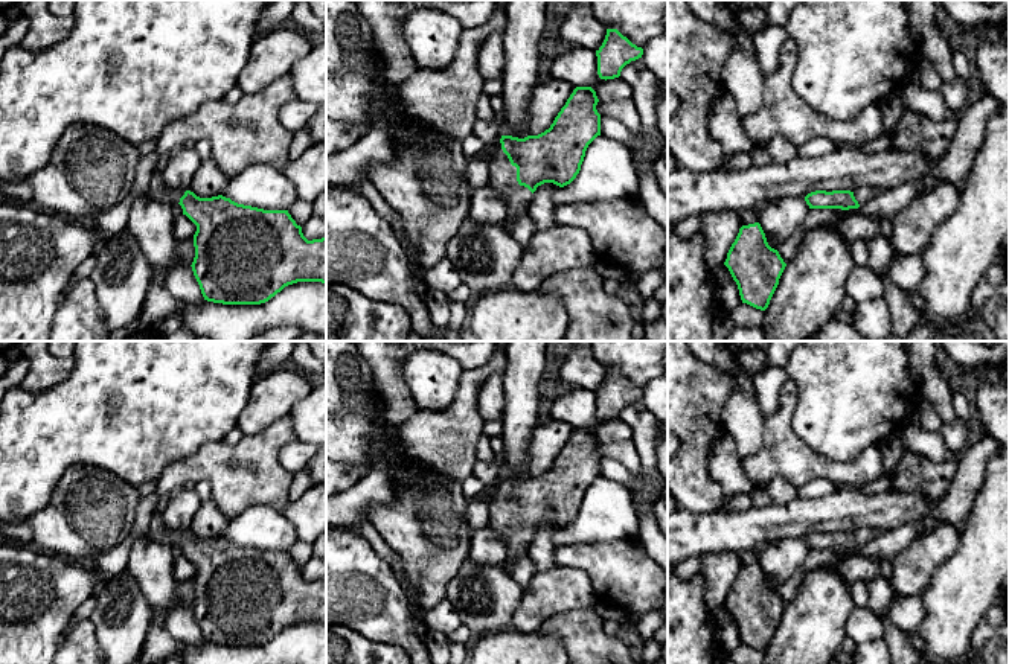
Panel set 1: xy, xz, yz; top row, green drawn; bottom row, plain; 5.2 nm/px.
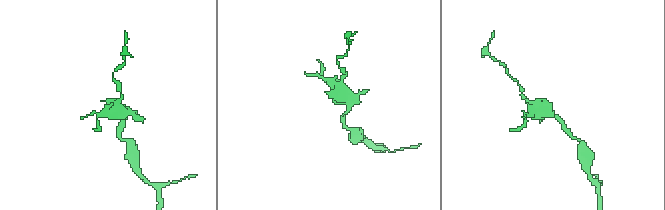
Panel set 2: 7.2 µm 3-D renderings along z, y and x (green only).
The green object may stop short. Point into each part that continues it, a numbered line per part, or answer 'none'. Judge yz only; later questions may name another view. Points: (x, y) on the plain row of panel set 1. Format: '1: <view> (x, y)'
1: yz (863, 535)

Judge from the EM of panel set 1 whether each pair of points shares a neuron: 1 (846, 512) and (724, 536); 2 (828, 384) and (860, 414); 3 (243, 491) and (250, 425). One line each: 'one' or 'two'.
1: one
2: one
3: two

